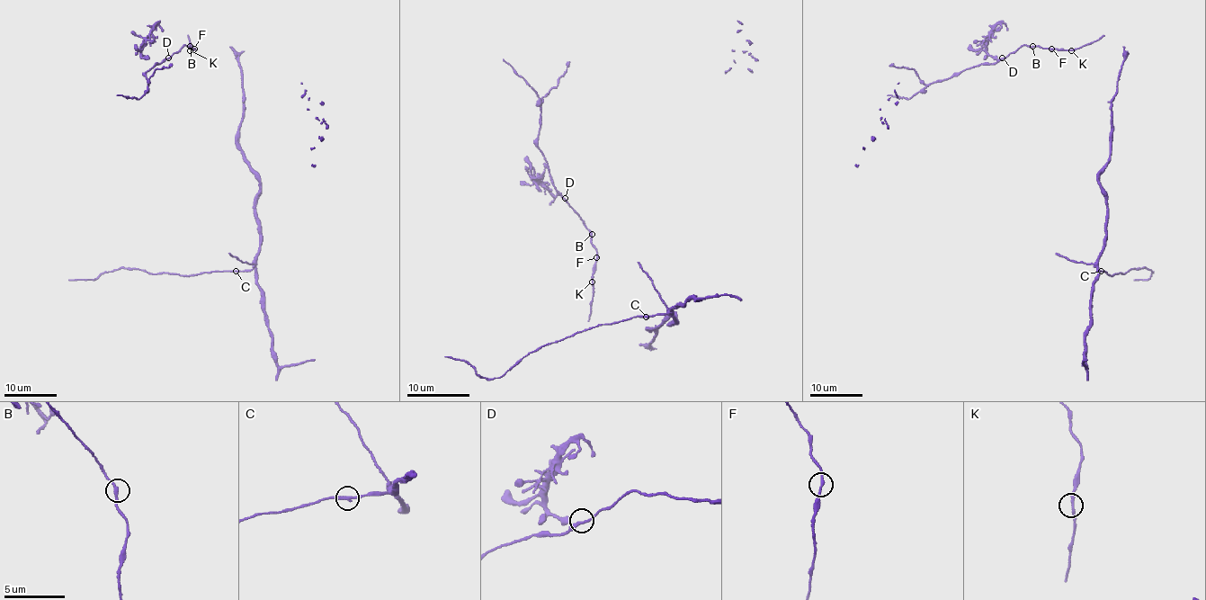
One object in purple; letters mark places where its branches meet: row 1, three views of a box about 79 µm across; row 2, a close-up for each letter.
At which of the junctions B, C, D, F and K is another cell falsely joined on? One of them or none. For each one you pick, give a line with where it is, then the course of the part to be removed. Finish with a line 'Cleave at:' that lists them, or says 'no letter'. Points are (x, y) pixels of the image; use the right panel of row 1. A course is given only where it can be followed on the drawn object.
Cleave at: no letter

